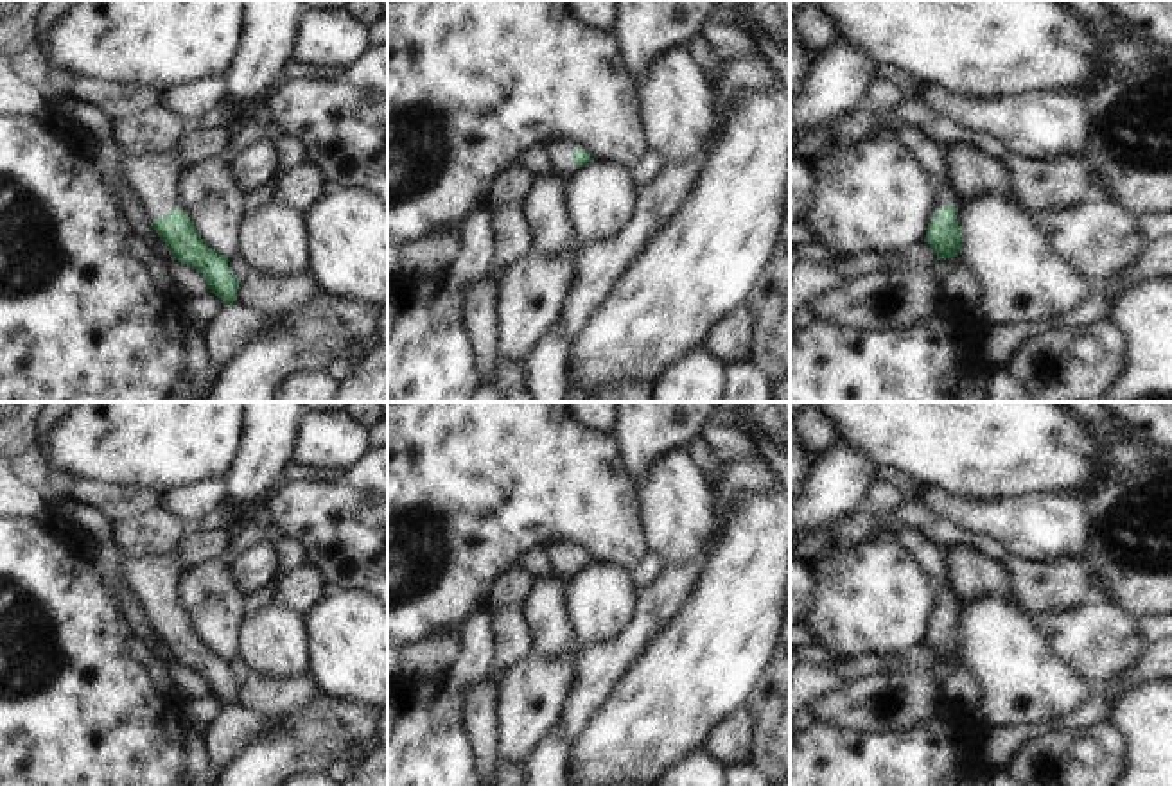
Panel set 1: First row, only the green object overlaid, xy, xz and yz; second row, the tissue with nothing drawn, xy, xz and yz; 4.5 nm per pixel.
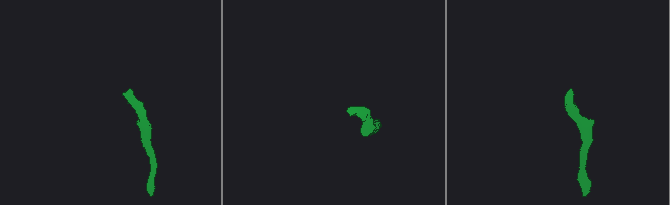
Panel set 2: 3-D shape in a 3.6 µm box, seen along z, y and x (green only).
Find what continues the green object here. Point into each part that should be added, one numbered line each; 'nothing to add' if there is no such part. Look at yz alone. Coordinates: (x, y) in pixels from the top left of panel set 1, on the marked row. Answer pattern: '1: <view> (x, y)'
1: yz (914, 140)

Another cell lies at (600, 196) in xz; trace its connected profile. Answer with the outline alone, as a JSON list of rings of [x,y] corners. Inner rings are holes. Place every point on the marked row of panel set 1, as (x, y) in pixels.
[[[590,160],[565,170],[565,206],[582,242],[616,235],[635,210],[632,169]]]

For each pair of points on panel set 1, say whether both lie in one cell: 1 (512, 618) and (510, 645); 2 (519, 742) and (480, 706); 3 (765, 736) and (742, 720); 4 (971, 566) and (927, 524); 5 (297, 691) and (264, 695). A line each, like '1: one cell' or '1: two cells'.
1: one cell
2: two cells
3: two cells
4: two cells
5: one cell

